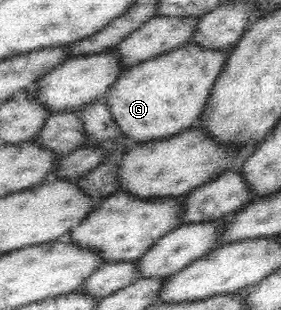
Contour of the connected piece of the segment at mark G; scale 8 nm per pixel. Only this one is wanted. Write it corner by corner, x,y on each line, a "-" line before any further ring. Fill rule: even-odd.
187,43
181,48
169,51
161,56
140,62
119,76
117,82
109,88
107,97
102,100
107,103
115,123
119,125
121,133
134,138
138,142
153,141
154,139
168,139
194,126
211,99
213,86
227,64
228,50
209,49

